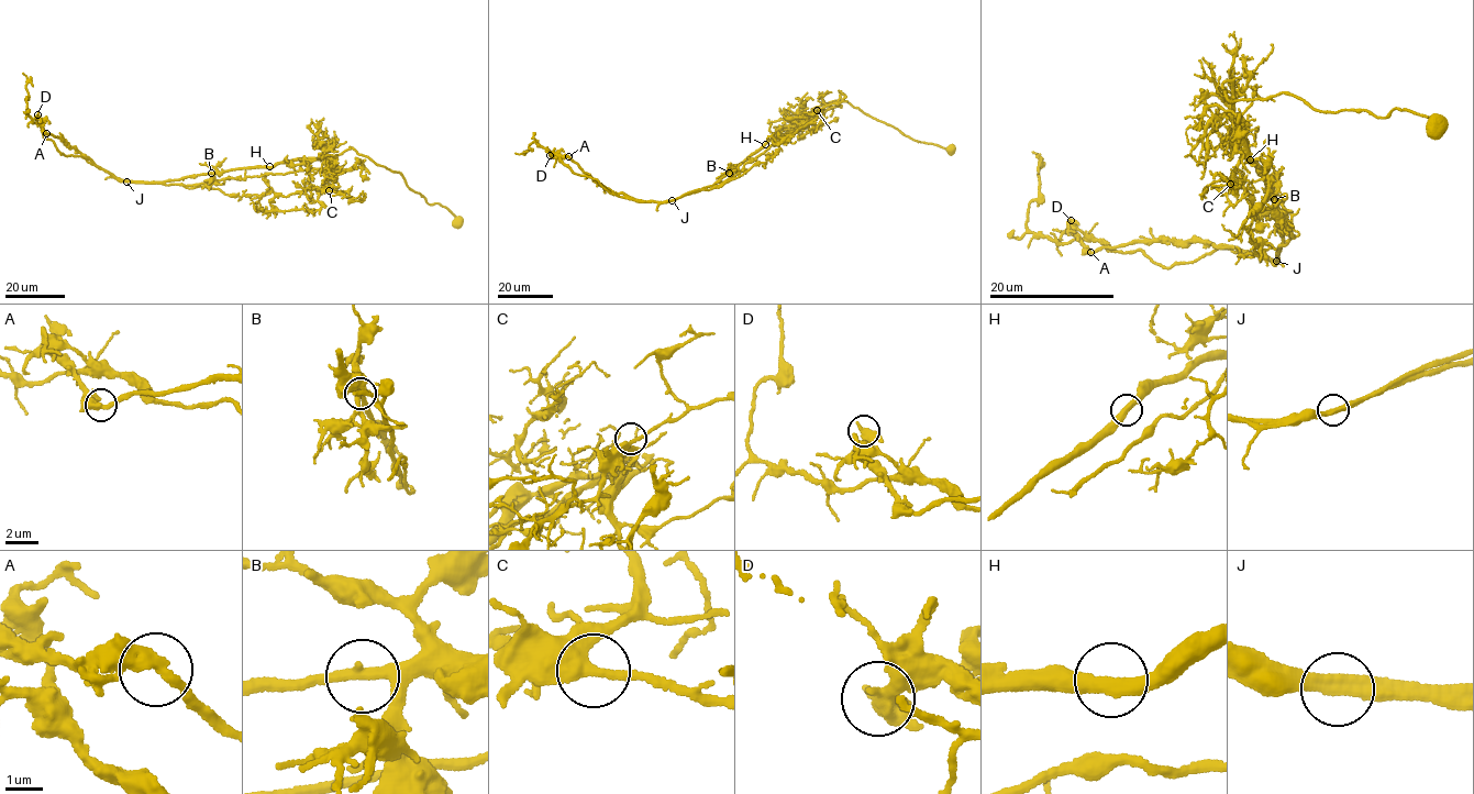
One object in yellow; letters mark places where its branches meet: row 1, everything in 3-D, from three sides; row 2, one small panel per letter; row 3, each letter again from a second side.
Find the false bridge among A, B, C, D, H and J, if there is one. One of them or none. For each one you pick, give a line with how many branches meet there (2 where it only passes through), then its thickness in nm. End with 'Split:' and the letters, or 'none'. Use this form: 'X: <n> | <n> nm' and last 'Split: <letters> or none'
J: 2 | 360 nm
Split: J

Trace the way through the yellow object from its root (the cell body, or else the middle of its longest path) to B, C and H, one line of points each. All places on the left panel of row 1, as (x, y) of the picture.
B: (457, 222), (446, 207), (427, 203), (409, 189), (399, 172), (377, 165), (353, 147), (328, 157), (211, 173)
C: (457, 222), (446, 207), (427, 203), (409, 189), (399, 172), (353, 147), (328, 158), (334, 173), (329, 190)
H: (457, 222), (446, 207), (427, 203), (409, 189), (399, 172), (377, 165), (353, 147), (328, 157), (269, 166)

